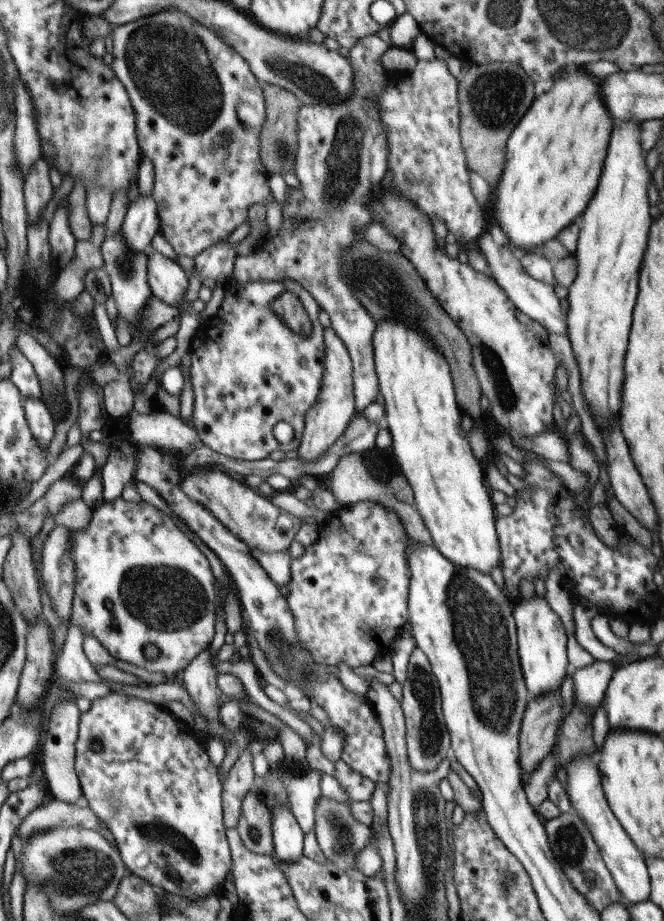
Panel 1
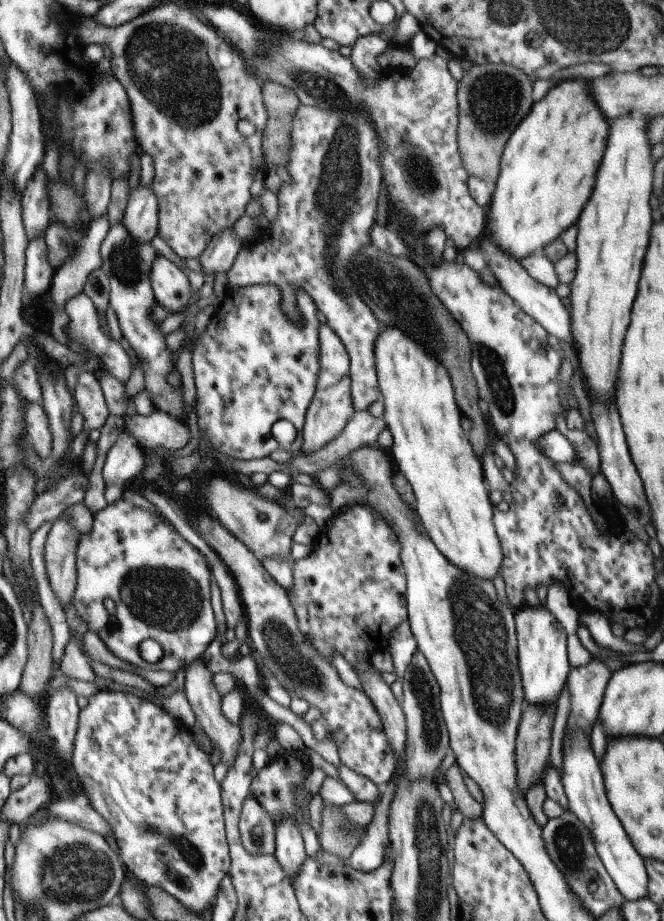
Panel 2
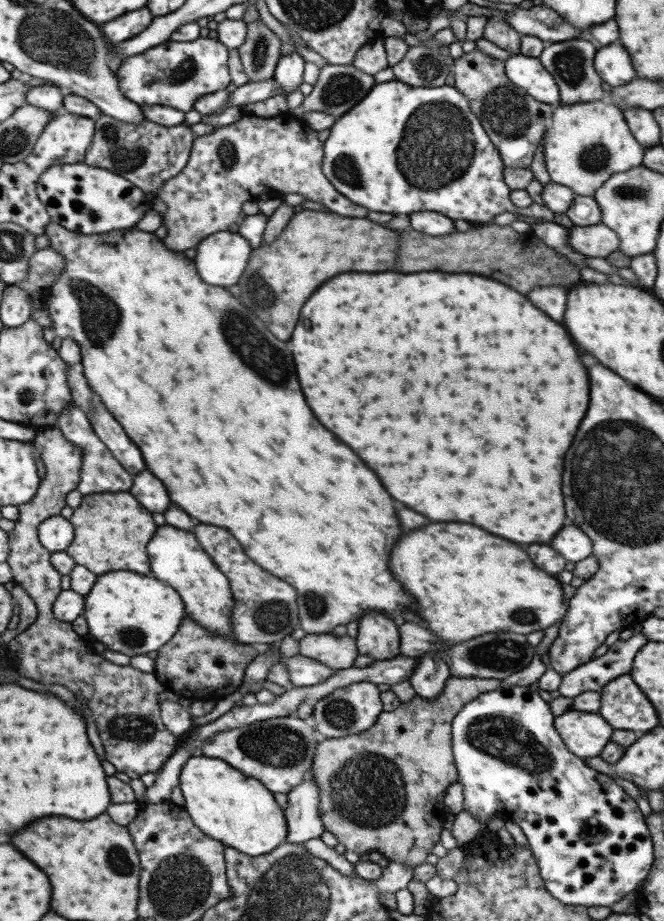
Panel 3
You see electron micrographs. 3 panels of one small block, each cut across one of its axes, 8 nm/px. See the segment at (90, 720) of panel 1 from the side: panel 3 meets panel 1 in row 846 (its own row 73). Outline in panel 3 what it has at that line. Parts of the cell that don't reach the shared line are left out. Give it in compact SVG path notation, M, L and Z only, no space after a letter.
M197 37L192 41L163 41L157 46L140 52L137 56L128 56L121 61L119 68L115 71L118 78L118 87L121 96L127 98L137 106L169 106L180 112L186 113L192 110L195 100L207 93L217 92L224 89L230 82L227 66L228 48L223 46L216 38Z

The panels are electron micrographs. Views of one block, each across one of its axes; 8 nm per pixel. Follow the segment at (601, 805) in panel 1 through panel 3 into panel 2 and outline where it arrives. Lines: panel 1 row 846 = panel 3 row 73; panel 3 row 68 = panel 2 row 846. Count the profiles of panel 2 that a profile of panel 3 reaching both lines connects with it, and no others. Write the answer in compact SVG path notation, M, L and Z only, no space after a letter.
M591 662L583 666L573 667L566 676L567 690L569 690L570 710L566 720L565 734L562 740L562 774L560 781L571 811L589 831L597 856L613 880L616 889L625 901L636 901L646 897L647 875L641 856L631 846L629 838L625 836L619 820L611 812L603 792L603 779L598 760L593 756L587 736L591 724L599 712L604 688L609 680L609 668L603 662Z

